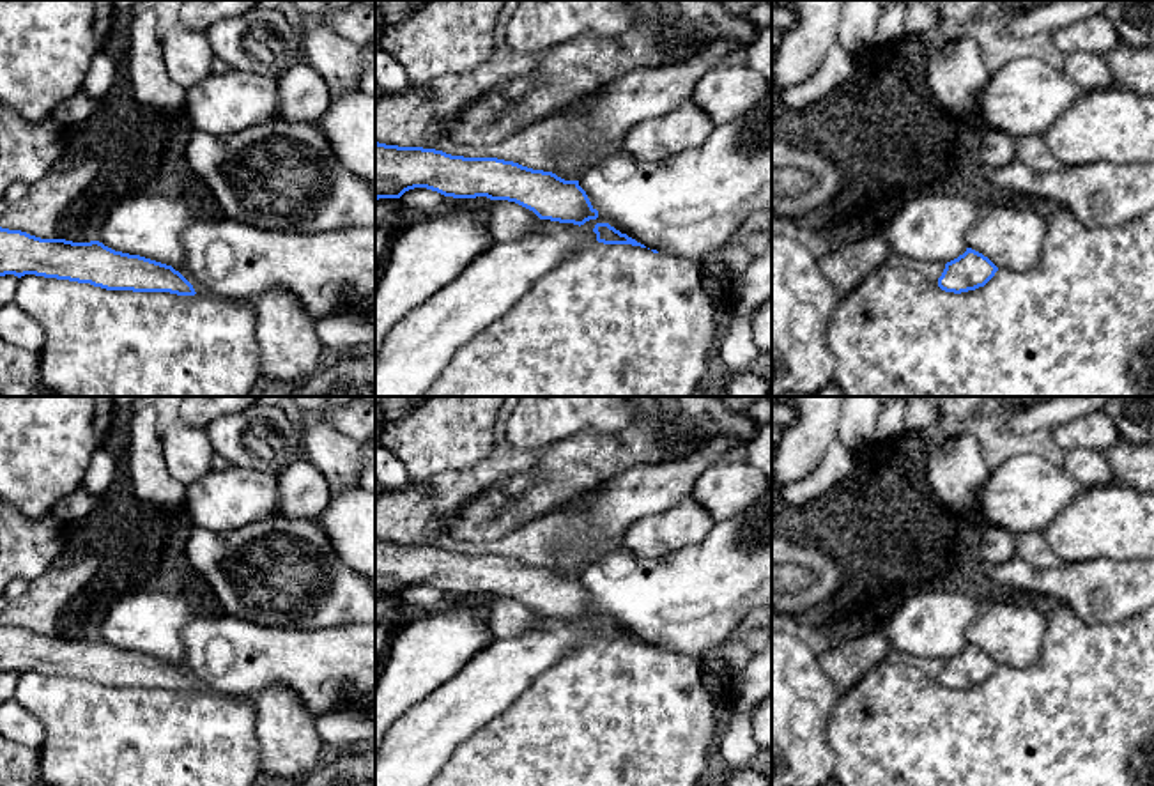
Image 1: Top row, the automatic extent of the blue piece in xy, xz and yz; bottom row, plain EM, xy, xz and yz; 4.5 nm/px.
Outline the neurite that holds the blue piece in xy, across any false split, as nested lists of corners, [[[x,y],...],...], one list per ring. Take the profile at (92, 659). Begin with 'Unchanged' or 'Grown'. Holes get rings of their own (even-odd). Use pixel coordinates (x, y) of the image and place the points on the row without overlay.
Unchanged. [[[0,623],[0,673],[5,671],[69,676],[106,687],[196,690],[172,662],[115,648],[99,637],[41,636]]]

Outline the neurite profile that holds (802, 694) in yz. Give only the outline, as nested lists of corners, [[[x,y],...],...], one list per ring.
[[[772,632],[772,786],[821,786],[832,779],[827,722],[839,697],[809,643],[796,632]]]

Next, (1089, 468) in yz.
[[[1074,448],[1066,451],[1064,471],[1087,489],[1108,487],[1115,483],[1113,473],[1103,453]]]

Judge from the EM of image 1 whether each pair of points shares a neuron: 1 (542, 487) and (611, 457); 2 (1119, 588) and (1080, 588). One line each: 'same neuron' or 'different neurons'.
1: same neuron
2: same neuron

